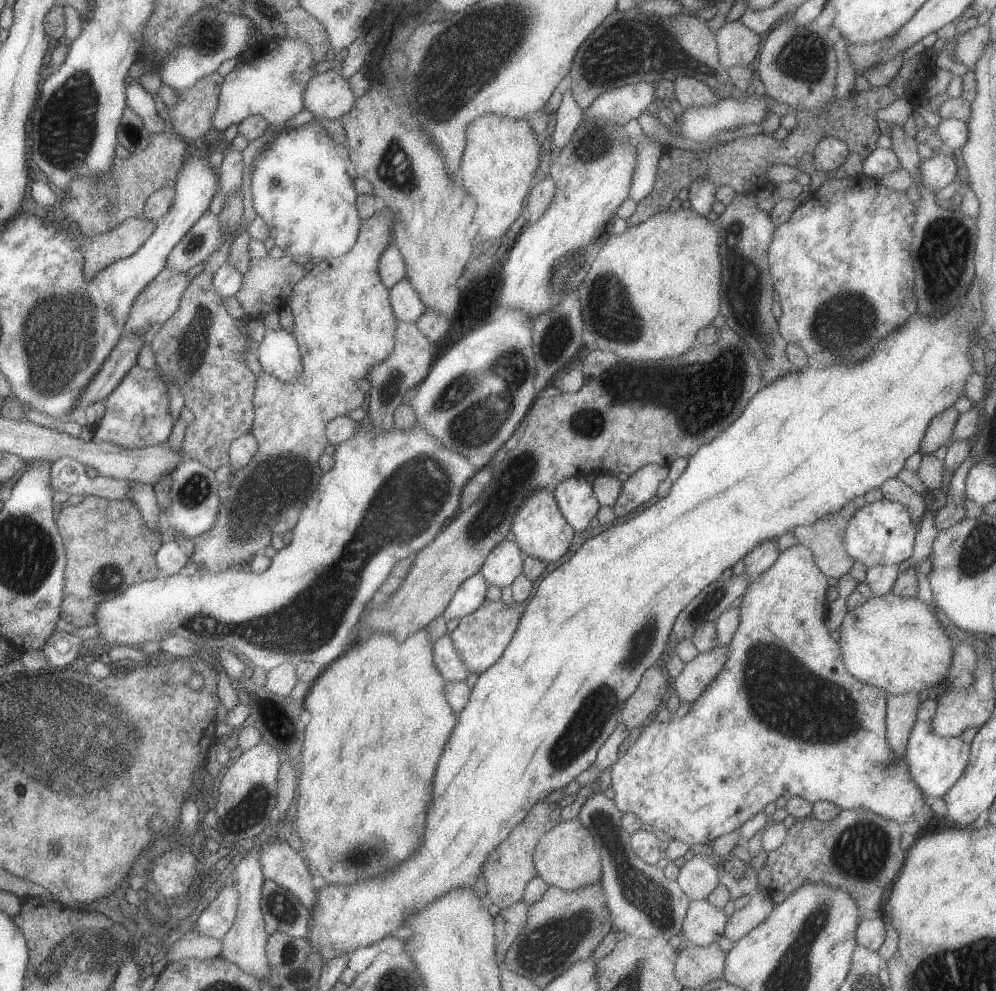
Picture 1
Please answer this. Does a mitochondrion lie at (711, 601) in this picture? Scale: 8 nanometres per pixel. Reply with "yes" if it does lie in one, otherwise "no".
yes

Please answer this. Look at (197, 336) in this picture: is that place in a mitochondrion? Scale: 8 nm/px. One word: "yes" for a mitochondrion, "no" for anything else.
yes

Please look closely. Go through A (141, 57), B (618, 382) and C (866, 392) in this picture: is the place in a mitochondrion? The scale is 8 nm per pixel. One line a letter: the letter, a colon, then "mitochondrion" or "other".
A: other
B: mitochondrion
C: other

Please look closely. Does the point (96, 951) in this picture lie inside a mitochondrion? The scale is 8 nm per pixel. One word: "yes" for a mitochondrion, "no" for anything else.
yes

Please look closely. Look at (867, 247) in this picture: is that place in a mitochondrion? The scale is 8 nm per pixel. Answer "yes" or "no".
no

